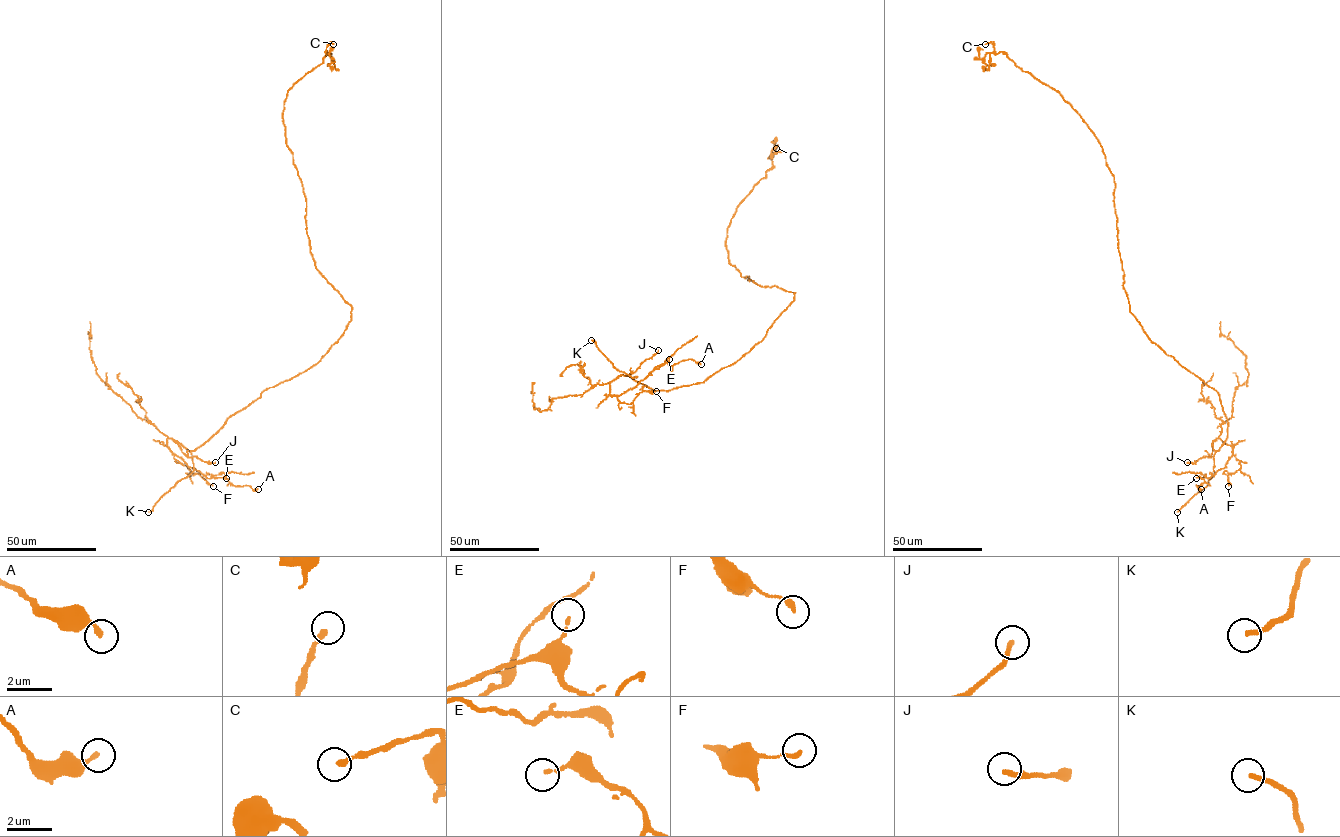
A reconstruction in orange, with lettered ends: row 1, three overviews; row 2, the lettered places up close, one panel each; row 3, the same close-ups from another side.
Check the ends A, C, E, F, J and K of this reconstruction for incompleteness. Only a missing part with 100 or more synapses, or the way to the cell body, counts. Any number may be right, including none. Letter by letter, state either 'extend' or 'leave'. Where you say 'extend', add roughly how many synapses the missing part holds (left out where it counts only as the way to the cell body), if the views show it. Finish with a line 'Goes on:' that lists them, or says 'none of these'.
A: leave
C: leave
E: leave
F: leave
J: leave
K: extend
Goes on: K

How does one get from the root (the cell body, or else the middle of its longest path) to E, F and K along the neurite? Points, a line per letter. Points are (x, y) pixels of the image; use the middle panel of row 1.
E: (783, 312), (760, 341), (703, 383), (654, 390), (620, 375), (610, 383), (610, 394), (635, 387), (669, 359)
F: (783, 312), (760, 341), (703, 383), (654, 390), (620, 375), (610, 383), (610, 394), (626, 404), (656, 391)
K: (783, 312), (734, 363), (703, 383), (670, 390), (652, 390), (619, 371), (591, 340)

